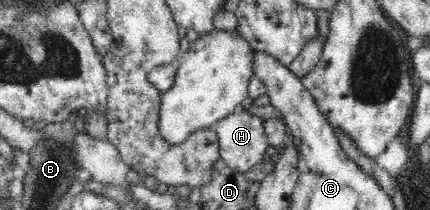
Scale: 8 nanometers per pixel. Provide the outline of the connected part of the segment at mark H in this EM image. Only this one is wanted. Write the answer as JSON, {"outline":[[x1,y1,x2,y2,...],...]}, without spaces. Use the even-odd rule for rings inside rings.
{"outline":[[241,108,216,123,220,159,227,167,247,173,271,150,263,119]]}

